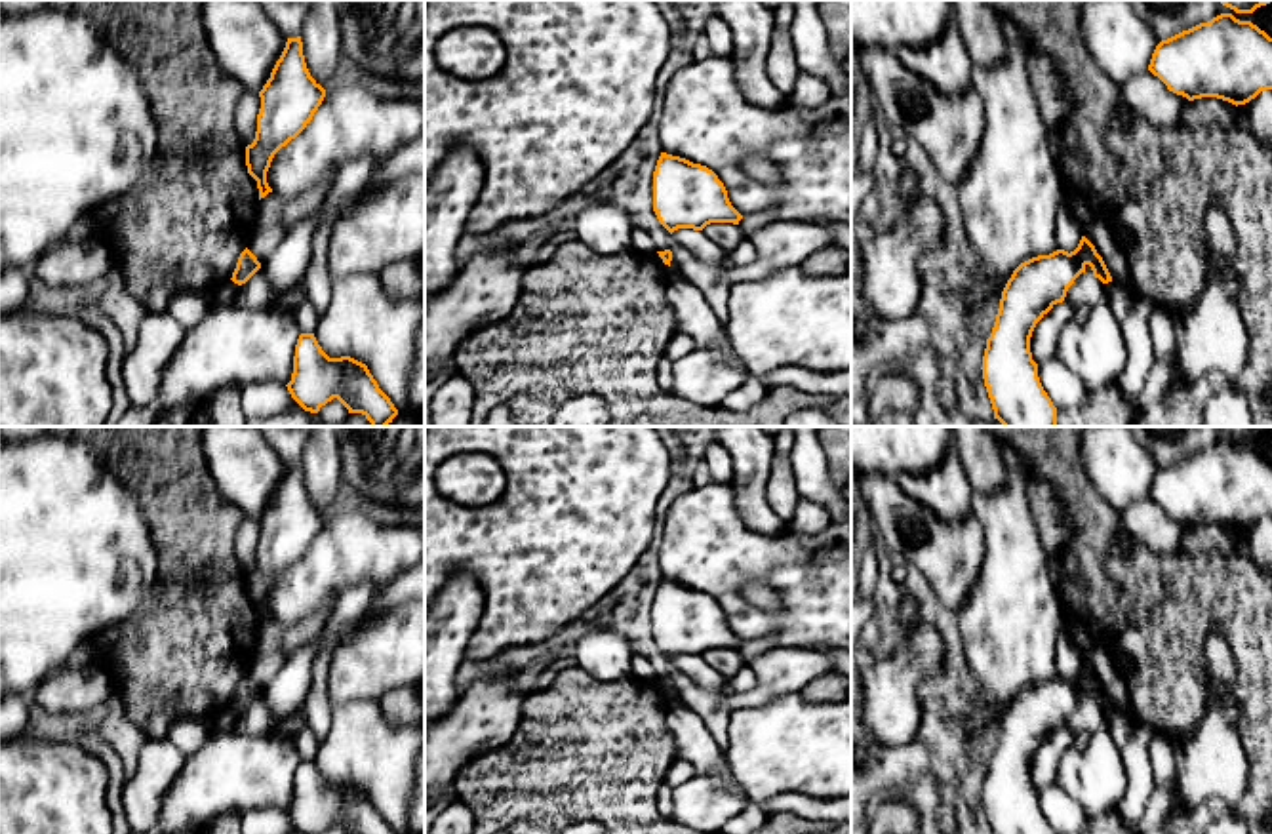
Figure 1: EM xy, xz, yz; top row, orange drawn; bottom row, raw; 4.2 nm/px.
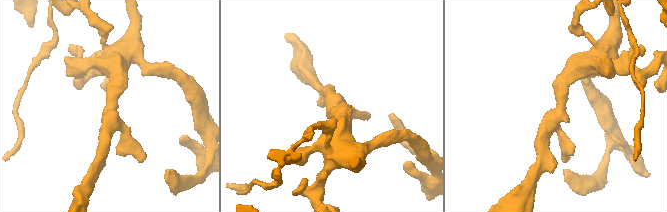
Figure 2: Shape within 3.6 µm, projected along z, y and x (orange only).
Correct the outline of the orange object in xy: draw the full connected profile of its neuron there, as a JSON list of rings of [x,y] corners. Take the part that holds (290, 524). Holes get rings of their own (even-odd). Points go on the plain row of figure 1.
[[[301,463],[288,465],[259,524],[257,558],[246,573],[246,592],[257,607],[261,626],[272,619],[267,598],[274,581],[307,554],[326,524],[307,495]]]

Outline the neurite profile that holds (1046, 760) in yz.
[[[1063,727],[1036,750],[1030,764],[1030,779],[1038,792],[1055,783],[1059,762],[1072,750],[1074,735],[1074,729]]]

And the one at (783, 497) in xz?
[[[775,455],[765,497],[775,514],[788,524],[802,499],[788,457]]]

